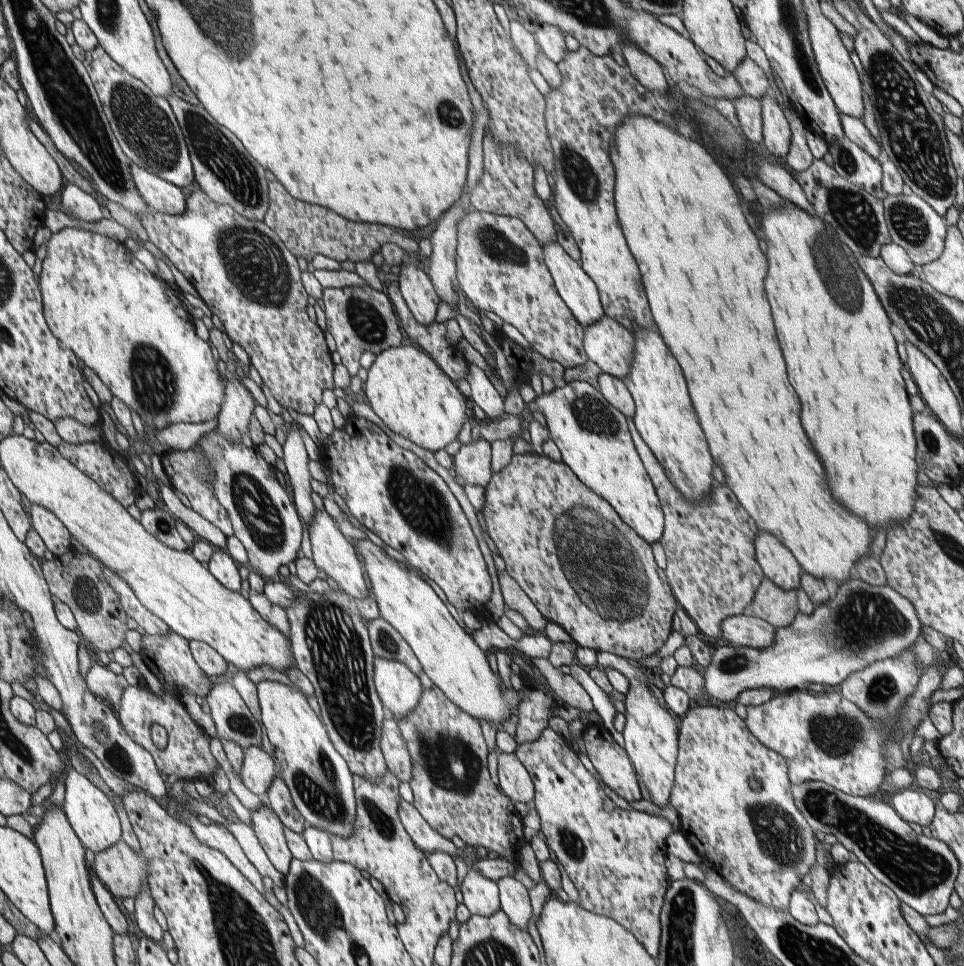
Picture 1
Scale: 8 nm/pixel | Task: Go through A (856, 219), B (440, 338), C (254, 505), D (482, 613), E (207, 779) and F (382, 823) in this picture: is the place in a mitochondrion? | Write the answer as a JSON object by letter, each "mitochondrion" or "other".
{"A":"mitochondrion","B":"other","C":"mitochondrion","D":"other","E":"other","F":"mitochondrion"}

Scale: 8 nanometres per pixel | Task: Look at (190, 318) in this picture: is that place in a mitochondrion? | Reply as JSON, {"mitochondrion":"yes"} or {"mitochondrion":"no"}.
{"mitochondrion":"no"}

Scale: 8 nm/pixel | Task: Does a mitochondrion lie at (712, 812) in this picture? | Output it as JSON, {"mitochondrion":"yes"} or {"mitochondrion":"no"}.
{"mitochondrion":"no"}

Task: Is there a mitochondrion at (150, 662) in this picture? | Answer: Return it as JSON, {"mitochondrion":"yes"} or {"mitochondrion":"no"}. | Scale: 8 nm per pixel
{"mitochondrion":"no"}

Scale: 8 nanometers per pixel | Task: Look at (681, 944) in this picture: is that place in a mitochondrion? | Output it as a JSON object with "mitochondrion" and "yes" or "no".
{"mitochondrion":"yes"}

